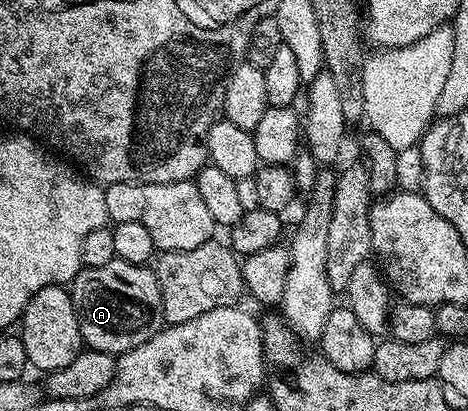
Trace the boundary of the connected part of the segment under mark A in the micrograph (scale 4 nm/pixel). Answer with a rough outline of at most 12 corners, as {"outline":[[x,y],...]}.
{"outline":[[116,257],[71,293],[81,341],[120,356],[165,317],[156,269]]}

